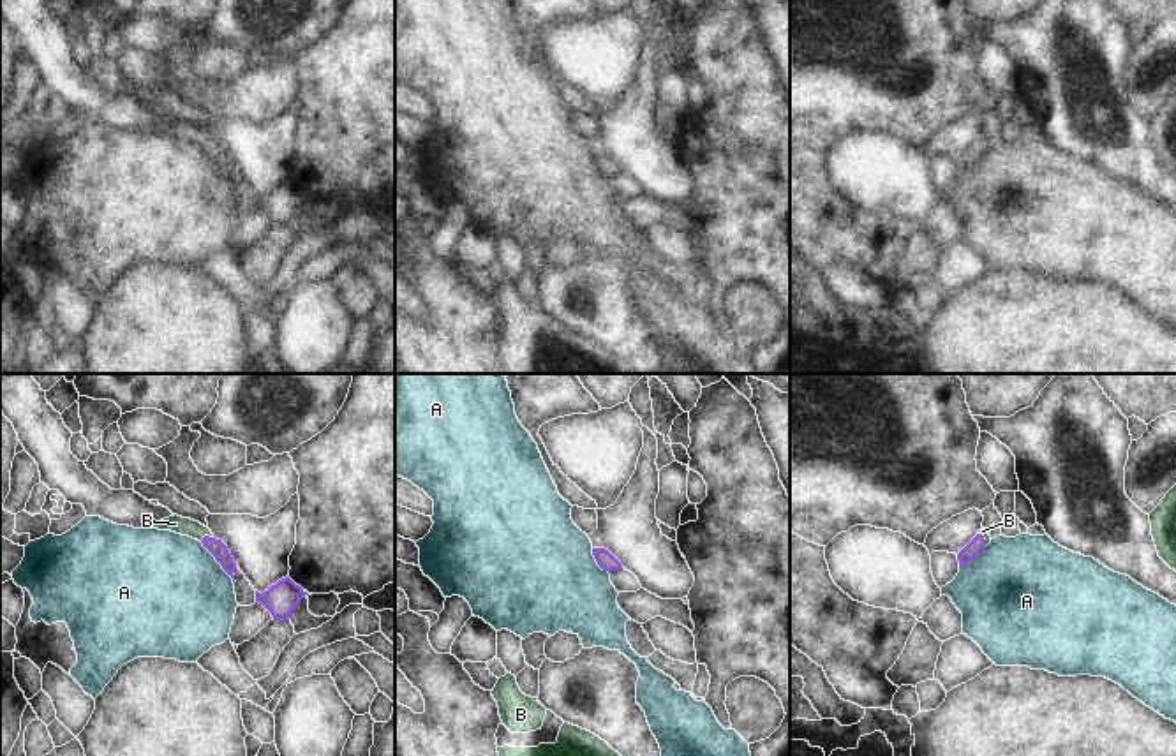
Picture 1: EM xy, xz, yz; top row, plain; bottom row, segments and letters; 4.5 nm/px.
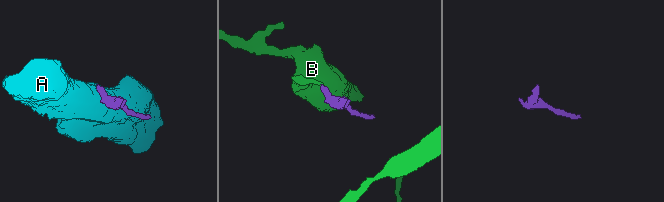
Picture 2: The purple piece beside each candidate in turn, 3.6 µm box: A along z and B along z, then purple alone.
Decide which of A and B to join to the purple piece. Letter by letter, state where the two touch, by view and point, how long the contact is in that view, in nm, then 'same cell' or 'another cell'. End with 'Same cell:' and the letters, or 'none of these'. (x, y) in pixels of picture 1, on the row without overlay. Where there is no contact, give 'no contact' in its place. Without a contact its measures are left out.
A: xy (217, 166) | 260 nm | another cell
B: xy (205, 141) | 70 nm | same cell
Same cell: B

